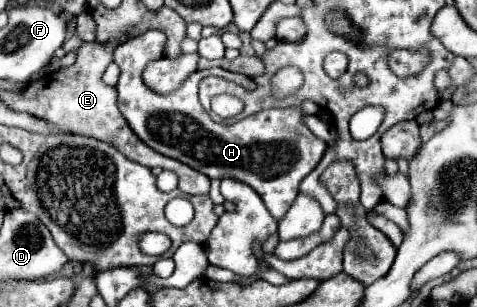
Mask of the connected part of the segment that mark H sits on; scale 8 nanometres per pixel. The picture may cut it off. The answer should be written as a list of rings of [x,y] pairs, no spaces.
[[[149,30],[143,36],[137,36],[118,46],[114,52],[113,60],[121,68],[121,76],[115,86],[119,94],[117,106],[129,128],[155,152],[175,158],[209,178],[235,178],[249,184],[261,196],[271,216],[275,220],[281,220],[293,204],[301,180],[323,158],[327,150],[325,142],[321,142],[313,132],[309,132],[303,122],[303,110],[297,106],[261,110],[231,126],[213,122],[199,102],[199,82],[205,76],[215,74],[233,82],[255,84],[245,74],[229,72],[223,68],[209,68],[193,72],[183,82],[183,86],[169,96],[155,94],[141,82],[141,70],[145,70],[149,60],[161,58],[161,48],[165,46],[165,40],[165,34]]]

